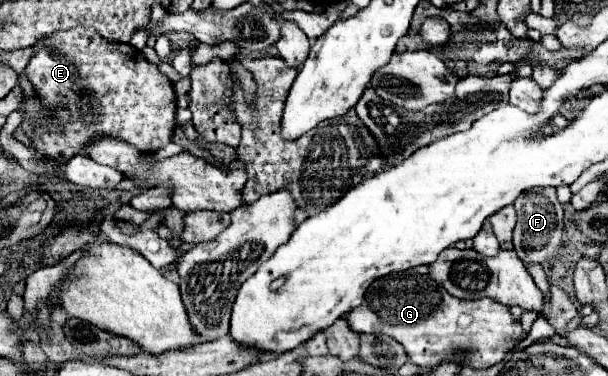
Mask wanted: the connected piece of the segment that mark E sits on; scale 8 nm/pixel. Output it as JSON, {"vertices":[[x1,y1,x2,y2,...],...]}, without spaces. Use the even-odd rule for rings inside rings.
{"vertices":[[93,28,53,32,31,48,35,52,25,66,25,76,48,110,47,115,40,116,41,122,32,123,35,138,31,146,37,152,57,162,69,160,83,154,85,144,93,136,117,136,143,154,153,154,171,142,177,110,175,90,167,76,145,60,141,50,131,44,105,40],[93,102,97,102,97,110,93,110],[55,108,69,112,69,124,53,118]]}

